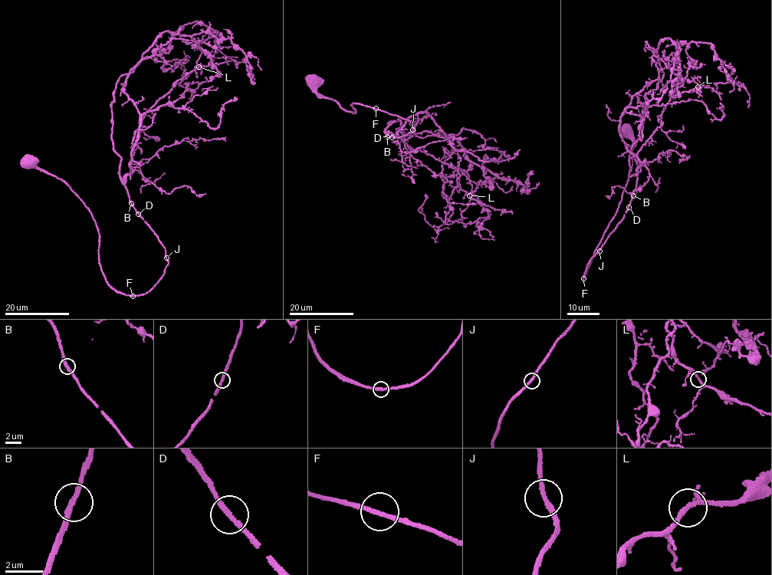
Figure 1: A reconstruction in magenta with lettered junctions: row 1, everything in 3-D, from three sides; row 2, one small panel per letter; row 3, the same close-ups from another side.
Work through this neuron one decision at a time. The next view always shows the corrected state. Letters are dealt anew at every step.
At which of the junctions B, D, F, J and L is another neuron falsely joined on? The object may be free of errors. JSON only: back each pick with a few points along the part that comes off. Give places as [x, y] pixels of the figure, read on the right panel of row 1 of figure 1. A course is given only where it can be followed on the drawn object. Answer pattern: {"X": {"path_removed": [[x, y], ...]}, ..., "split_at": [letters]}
{"split_at": []}

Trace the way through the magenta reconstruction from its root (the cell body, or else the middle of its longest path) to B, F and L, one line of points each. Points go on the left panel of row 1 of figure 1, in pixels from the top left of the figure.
B: (30, 164), (59, 178), (83, 204), (97, 229), (104, 278), (133, 296), (154, 286), (168, 263), (131, 203)
F: (30, 164), (59, 178), (83, 204), (97, 229), (98, 259), (104, 278), (115, 289), (133, 296)
L: (30, 164), (91, 213), (109, 284), (146, 294), (168, 263), (125, 185), (133, 139), (198, 67)

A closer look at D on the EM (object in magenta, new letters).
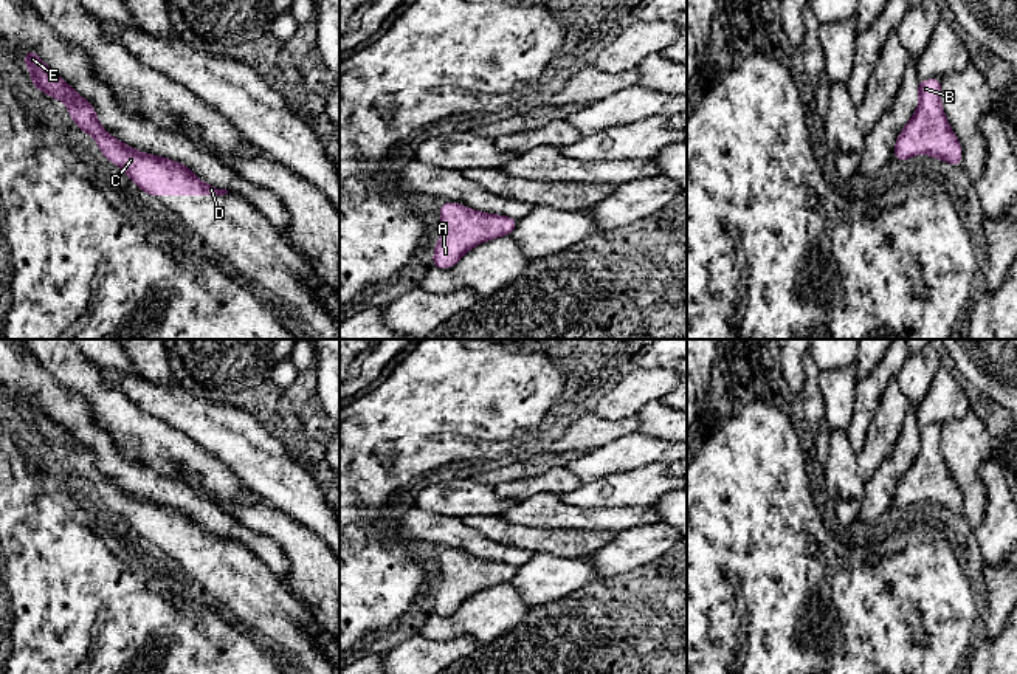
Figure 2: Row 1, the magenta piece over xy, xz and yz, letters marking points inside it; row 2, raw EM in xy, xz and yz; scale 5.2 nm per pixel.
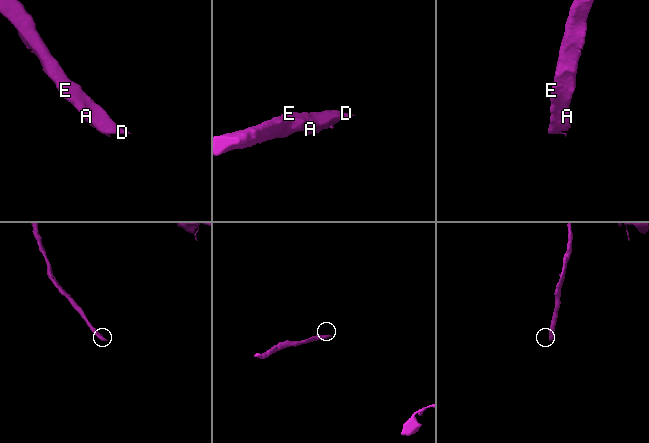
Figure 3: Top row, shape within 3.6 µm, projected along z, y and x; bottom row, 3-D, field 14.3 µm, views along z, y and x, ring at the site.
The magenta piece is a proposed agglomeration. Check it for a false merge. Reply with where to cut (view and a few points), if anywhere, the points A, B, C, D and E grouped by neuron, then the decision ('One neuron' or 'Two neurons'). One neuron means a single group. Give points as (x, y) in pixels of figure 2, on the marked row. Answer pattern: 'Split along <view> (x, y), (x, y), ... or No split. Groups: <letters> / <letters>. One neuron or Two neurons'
No split. Groups: A B C D E. One neuron

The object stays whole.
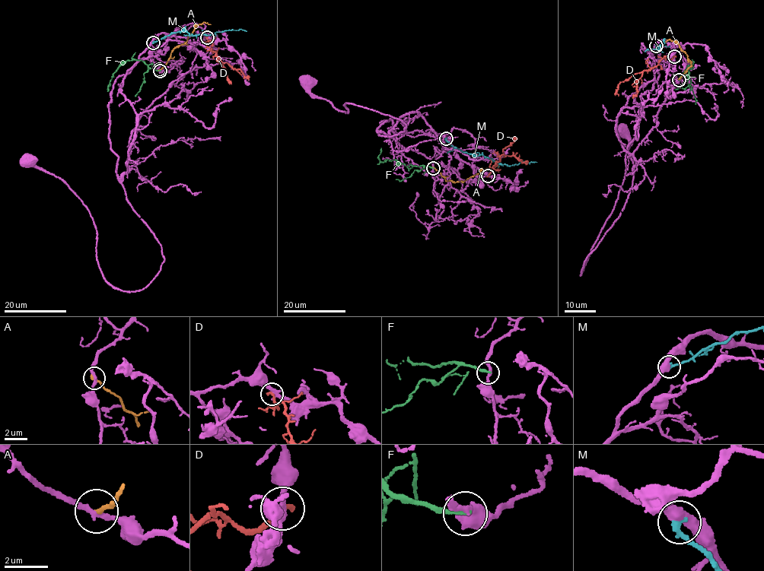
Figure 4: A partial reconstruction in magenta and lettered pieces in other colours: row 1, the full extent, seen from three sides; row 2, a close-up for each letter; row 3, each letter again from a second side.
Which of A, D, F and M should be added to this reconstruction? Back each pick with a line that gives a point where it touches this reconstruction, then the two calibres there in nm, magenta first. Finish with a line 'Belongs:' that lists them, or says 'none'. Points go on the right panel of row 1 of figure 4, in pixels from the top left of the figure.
Belongs: none

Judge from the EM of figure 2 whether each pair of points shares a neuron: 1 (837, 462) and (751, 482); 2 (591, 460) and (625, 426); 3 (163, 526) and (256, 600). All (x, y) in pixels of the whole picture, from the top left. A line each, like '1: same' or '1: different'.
1: different
2: different
3: same

